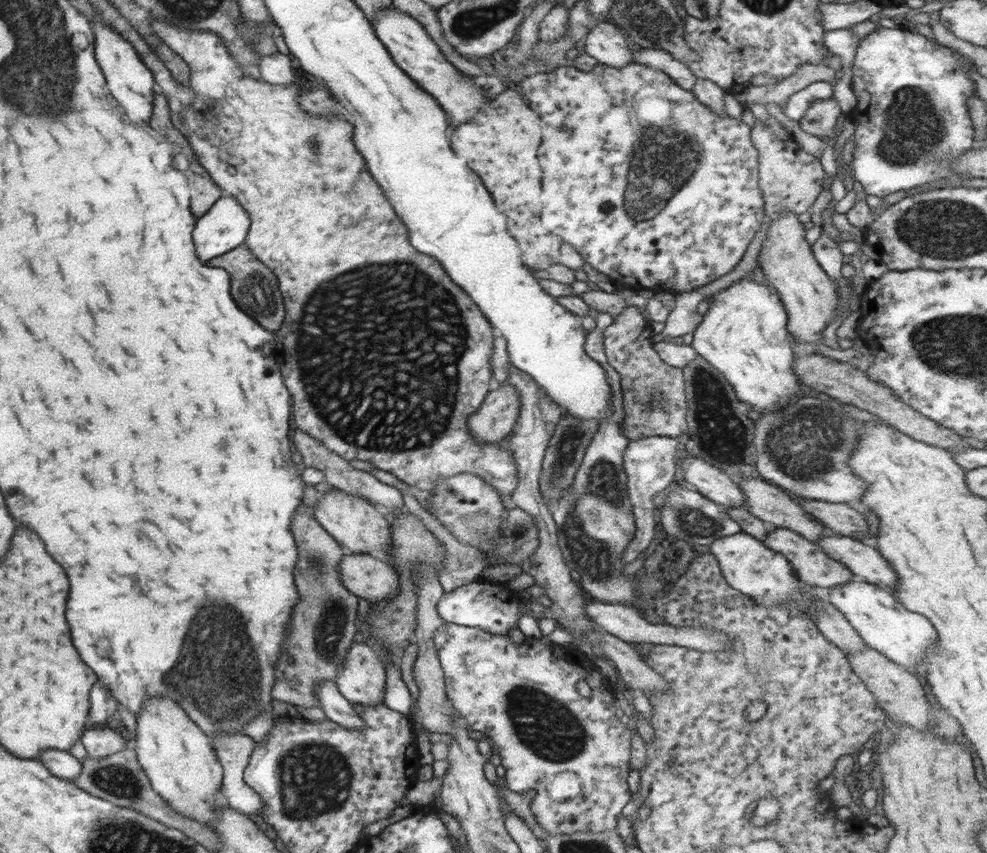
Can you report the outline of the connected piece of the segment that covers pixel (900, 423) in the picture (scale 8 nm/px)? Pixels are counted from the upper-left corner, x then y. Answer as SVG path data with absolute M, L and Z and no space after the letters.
M805 354L793 360L793 371L802 383L812 390L830 393L833 398L840 400L843 404L852 404L862 410L871 411L874 416L878 416L882 421L911 436L914 440L948 449L951 453L963 447L970 447L966 441L960 439L958 433L922 416L922 413L902 402L899 396L894 397L892 389L884 387L884 384L878 385L850 362L843 363L823 355Z

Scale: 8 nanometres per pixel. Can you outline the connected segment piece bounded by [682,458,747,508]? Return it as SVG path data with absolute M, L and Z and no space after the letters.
M684 458L682 472L684 480L692 487L696 486L696 490L712 502L726 507L746 508L747 502L741 488L720 468L710 466L700 458Z

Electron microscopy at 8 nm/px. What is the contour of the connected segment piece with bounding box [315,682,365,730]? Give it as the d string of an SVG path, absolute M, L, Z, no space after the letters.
M322 682L315 688L315 698L332 722L352 730L362 730L365 727L360 713L337 689L335 682Z

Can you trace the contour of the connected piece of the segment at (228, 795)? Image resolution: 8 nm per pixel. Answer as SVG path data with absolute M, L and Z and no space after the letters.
M222 733L214 735L211 741L223 766L221 794L226 804L245 815L260 814L263 800L243 779L255 741L244 733Z

